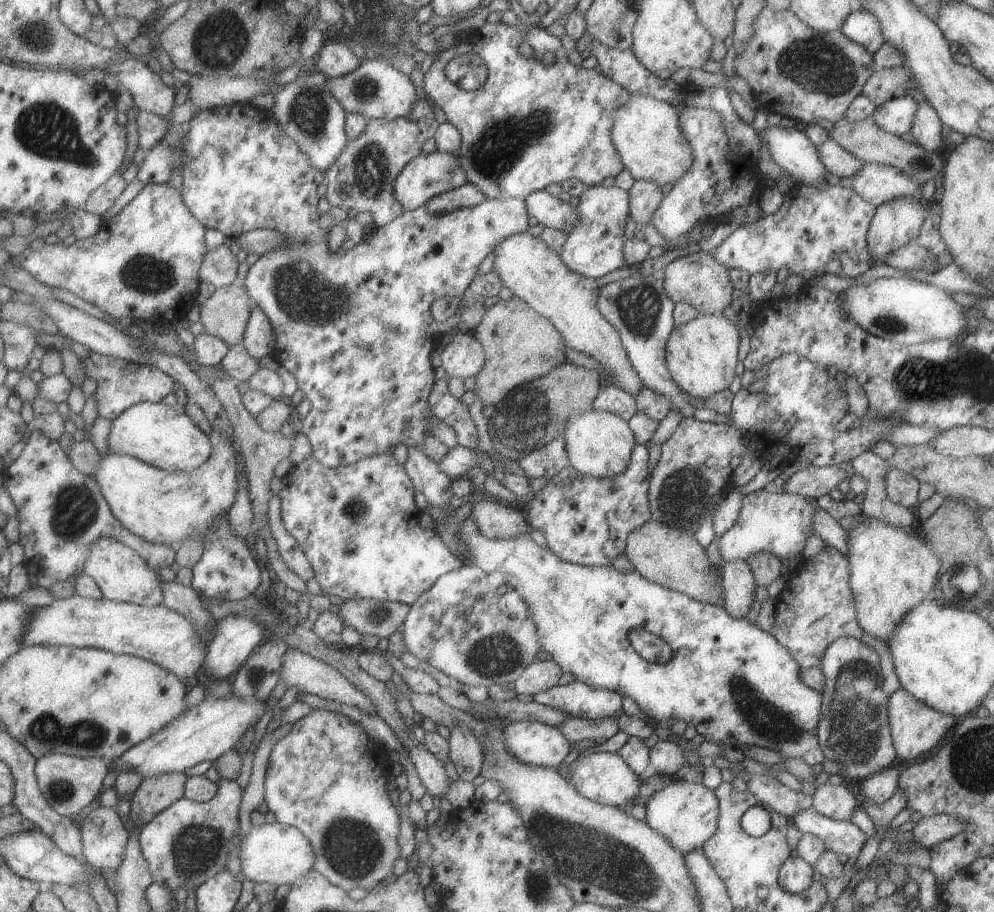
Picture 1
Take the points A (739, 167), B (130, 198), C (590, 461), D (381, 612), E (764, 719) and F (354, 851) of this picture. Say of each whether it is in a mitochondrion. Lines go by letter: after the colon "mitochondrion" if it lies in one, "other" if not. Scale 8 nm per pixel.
A: other
B: other
C: other
D: mitochondrion
E: mitochondrion
F: mitochondrion

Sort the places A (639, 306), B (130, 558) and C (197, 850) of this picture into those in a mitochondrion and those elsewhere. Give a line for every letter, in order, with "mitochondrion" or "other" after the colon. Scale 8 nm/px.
A: mitochondrion
B: other
C: mitochondrion

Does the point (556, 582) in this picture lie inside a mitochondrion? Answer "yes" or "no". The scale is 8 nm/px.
yes

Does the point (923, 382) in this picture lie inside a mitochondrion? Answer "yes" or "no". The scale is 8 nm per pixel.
yes

